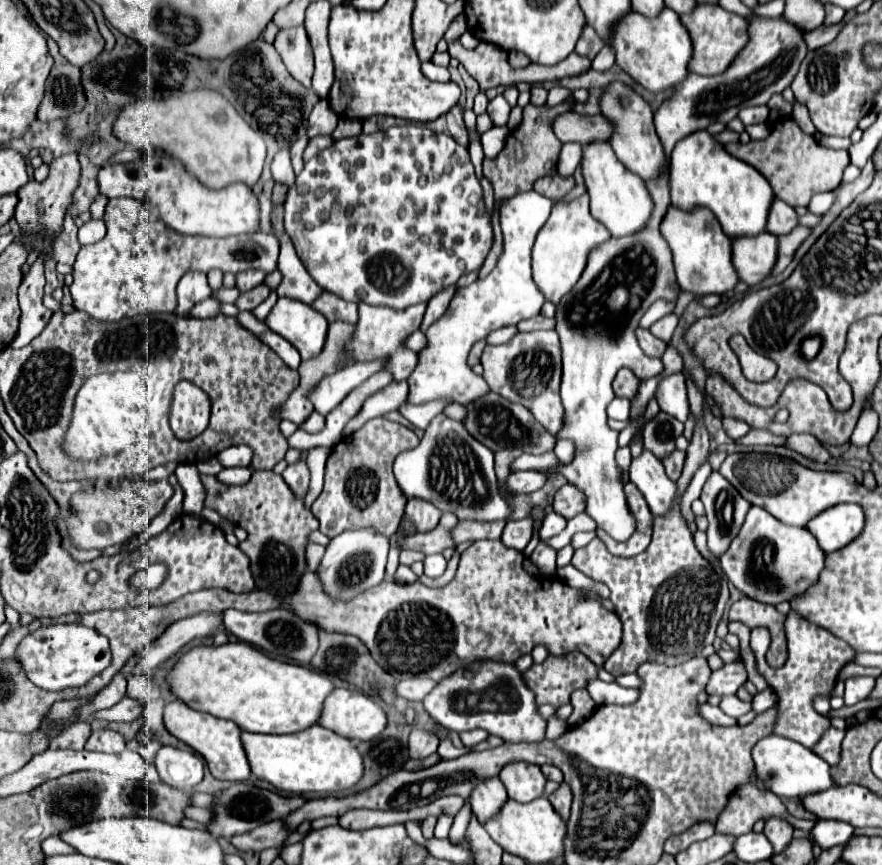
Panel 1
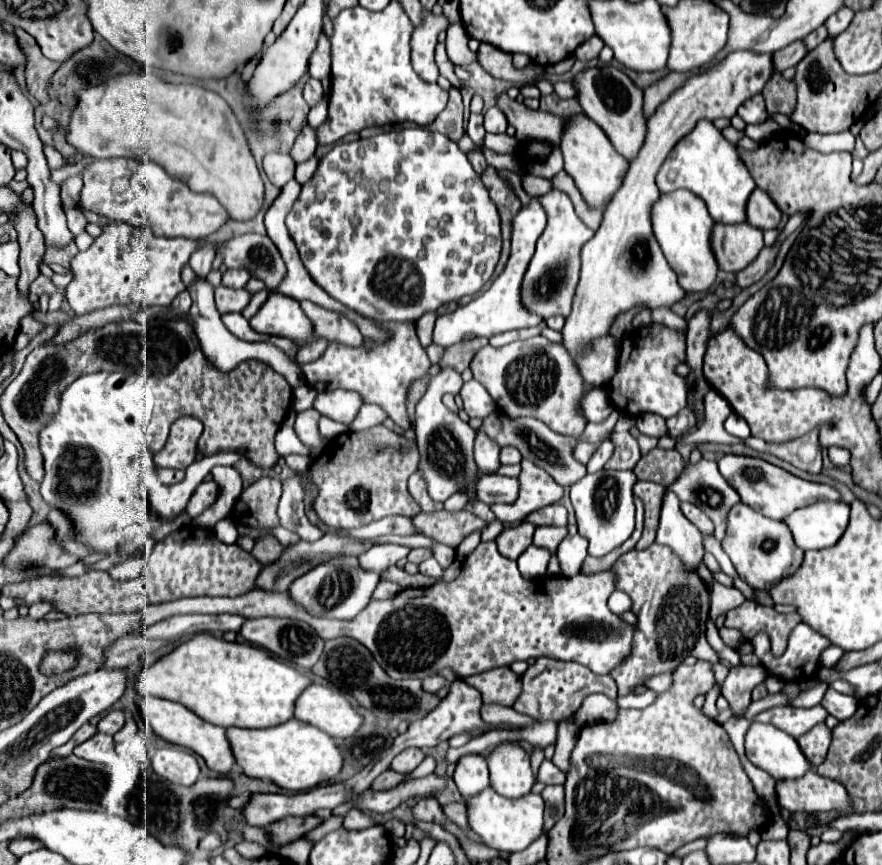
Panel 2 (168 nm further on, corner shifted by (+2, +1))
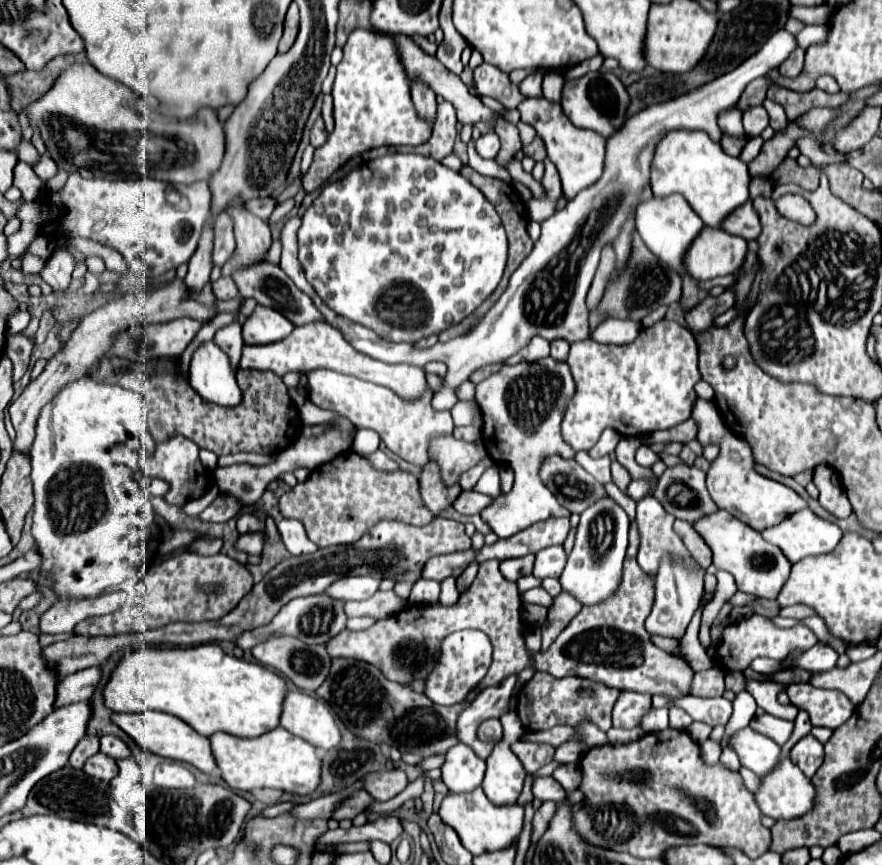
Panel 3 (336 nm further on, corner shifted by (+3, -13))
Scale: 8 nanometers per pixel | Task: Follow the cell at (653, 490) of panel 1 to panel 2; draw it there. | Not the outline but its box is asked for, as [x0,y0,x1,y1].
[657,490,705,572]

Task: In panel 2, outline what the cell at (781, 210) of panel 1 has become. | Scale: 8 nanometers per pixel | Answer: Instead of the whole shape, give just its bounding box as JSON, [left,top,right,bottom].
[745,188,781,230]

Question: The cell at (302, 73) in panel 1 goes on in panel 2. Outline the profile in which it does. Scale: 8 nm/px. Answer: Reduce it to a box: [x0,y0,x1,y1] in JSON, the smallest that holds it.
[303,80,323,108]

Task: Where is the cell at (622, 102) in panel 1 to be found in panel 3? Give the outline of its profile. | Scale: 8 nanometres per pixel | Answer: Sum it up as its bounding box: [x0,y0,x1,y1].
[562,72,630,138]

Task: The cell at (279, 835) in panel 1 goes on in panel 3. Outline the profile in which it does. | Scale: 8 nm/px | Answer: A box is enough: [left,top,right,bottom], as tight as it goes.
[318,816,402,844]

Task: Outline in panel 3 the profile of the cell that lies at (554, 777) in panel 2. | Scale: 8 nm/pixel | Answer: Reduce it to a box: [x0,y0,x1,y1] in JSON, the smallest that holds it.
[532,776,566,804]

